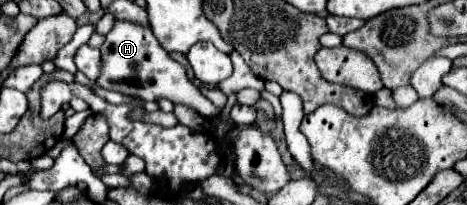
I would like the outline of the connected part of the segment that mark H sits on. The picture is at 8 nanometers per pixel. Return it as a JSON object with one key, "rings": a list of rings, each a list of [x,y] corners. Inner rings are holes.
{"rings":[[[116,20],[100,50],[102,50],[104,68],[102,68],[102,76],[98,78],[98,86],[122,94],[134,94],[144,100],[168,98],[172,102],[182,102],[194,108],[200,116],[210,116],[210,118],[220,116],[220,110],[216,110],[216,106],[208,98],[204,98],[200,90],[188,80],[186,70],[168,56],[168,52],[160,46],[160,42],[156,42],[156,36],[152,34],[150,26],[136,26],[132,22]]]}

